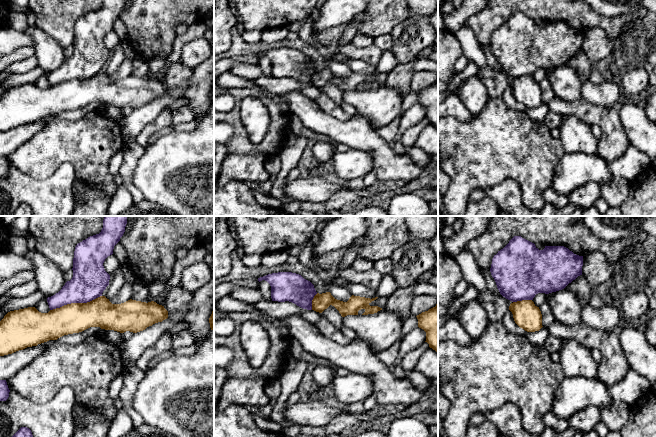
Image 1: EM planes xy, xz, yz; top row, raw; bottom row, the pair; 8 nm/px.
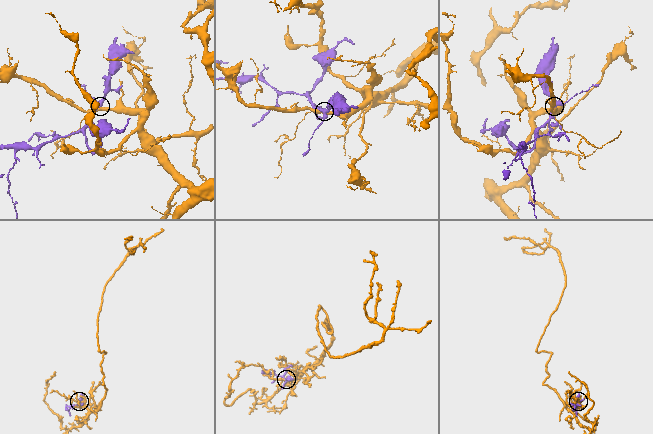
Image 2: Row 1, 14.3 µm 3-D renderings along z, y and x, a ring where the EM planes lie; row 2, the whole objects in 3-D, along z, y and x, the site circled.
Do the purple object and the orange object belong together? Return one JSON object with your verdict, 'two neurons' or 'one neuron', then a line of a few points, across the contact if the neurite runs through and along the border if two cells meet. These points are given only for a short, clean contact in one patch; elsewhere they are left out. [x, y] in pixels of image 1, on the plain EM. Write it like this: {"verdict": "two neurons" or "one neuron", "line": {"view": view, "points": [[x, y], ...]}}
{"verdict": "two neurons"}

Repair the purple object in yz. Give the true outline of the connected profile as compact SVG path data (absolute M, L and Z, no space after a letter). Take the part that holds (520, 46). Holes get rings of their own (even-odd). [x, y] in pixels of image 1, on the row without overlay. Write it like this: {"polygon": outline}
{"polygon": "M514 12L492 35L490 48L500 70L517 78L533 76L536 70L549 70L564 65L582 51L583 32L574 30L564 22L545 22L539 26L534 19Z"}

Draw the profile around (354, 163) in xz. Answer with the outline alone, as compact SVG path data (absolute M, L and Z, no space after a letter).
M358 149L335 152L332 160L335 174L349 181L364 177L372 169L371 155Z

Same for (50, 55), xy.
M36 25L28 26L23 33L33 40L38 65L45 74L55 71L65 61L64 48Z

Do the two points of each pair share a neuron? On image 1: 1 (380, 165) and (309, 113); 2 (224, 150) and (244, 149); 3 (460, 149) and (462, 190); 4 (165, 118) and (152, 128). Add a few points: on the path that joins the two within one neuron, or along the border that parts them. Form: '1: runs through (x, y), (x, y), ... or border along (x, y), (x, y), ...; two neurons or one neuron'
1: runs through (371, 145), (355, 132), (342, 132), (329, 126); one neuron
2: runs through (229, 149), (239, 149); one neuron
3: runs through (462, 159), (462, 180); one neuron
4: runs through (162, 121), (155, 126); one neuron

